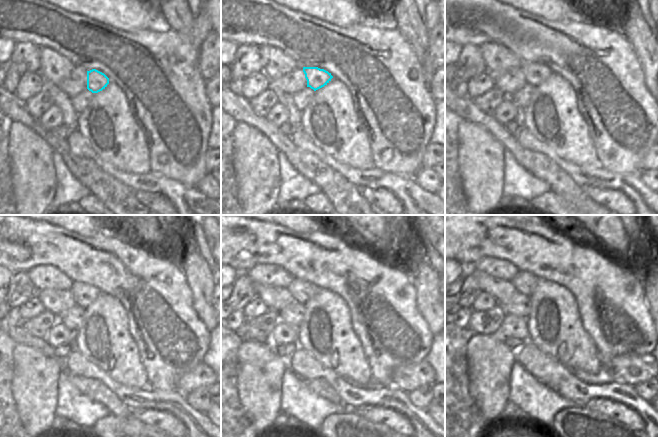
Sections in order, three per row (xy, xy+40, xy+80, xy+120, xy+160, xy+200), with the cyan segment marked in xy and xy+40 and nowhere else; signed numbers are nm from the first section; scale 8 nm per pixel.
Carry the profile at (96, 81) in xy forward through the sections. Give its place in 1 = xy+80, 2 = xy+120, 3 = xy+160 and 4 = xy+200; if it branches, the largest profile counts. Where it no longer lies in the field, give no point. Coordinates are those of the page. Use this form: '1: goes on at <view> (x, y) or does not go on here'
1: goes on at xy+80 (535, 74)
2: goes on at xy+120 (83, 294)
3: goes on at xy+160 (302, 291)
4: goes on at xy+200 (524, 282)

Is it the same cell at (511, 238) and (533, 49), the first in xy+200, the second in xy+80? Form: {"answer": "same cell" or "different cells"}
{"answer": "same cell"}

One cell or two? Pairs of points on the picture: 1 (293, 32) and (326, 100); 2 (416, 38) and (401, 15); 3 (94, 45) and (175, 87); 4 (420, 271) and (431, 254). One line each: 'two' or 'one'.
1: two
2: one
3: one
4: two

